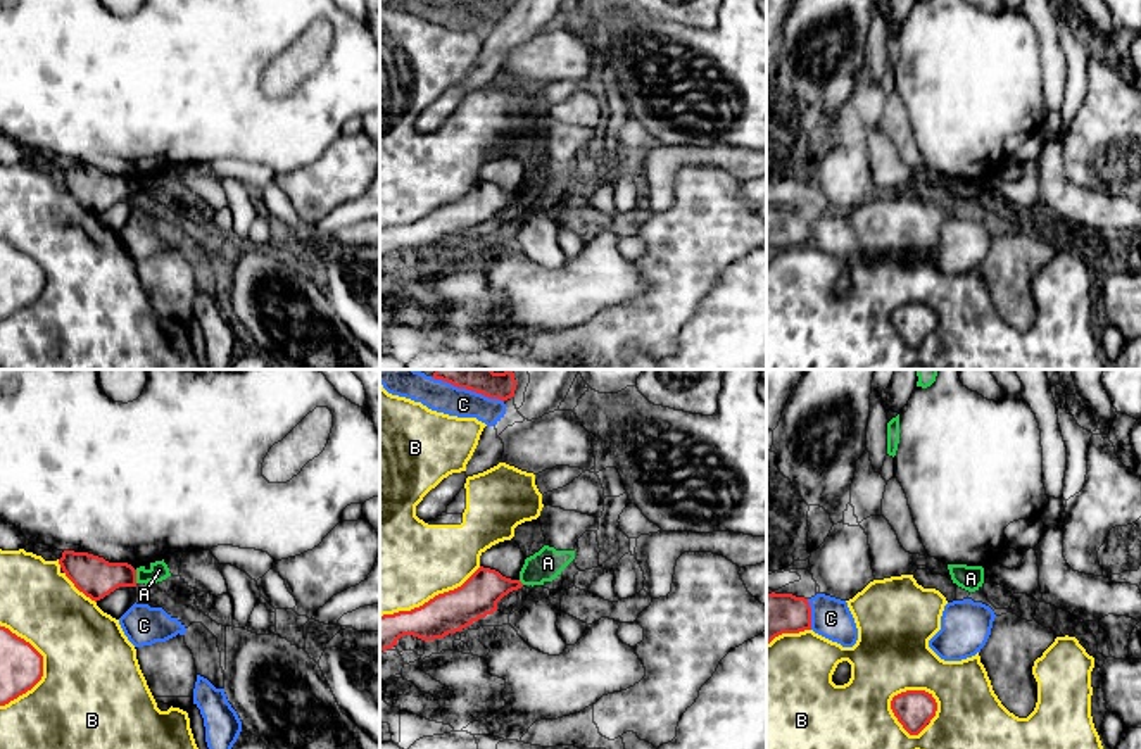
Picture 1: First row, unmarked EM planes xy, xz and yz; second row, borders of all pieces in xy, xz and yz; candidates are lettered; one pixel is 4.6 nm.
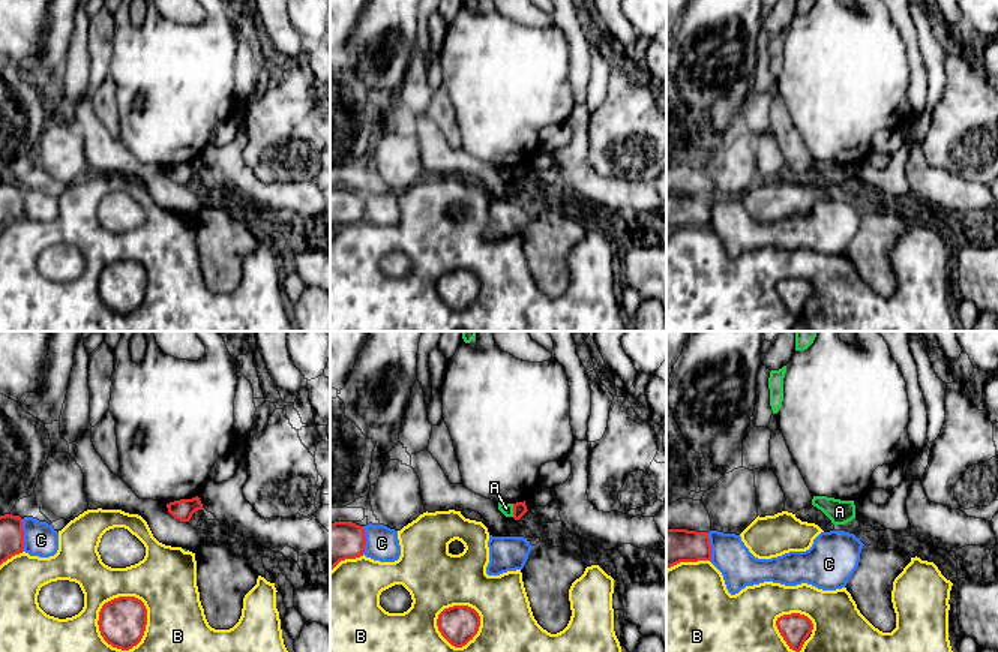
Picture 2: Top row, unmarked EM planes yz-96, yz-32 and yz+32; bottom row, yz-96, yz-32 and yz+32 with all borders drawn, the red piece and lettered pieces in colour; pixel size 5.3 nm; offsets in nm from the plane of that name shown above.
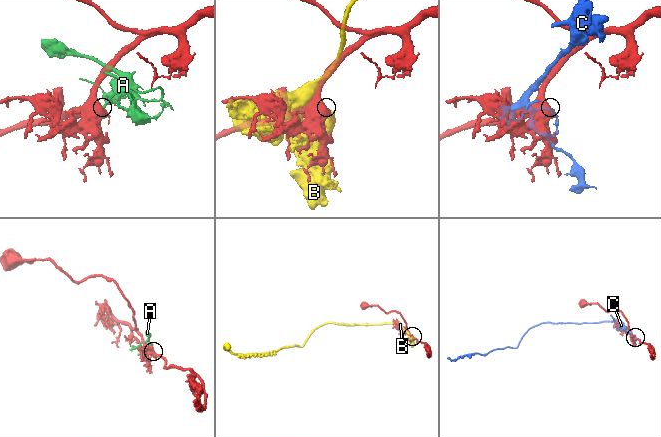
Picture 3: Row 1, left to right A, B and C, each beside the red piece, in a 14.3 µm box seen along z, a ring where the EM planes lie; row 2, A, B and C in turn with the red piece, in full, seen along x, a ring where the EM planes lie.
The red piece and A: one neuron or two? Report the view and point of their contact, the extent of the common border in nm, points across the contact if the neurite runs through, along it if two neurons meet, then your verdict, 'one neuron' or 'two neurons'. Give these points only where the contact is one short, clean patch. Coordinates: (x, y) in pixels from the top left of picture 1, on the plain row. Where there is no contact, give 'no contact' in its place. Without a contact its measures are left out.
xy (135, 190) | 60 nm | along xy (135, 183), (137, 195) | two neurons

